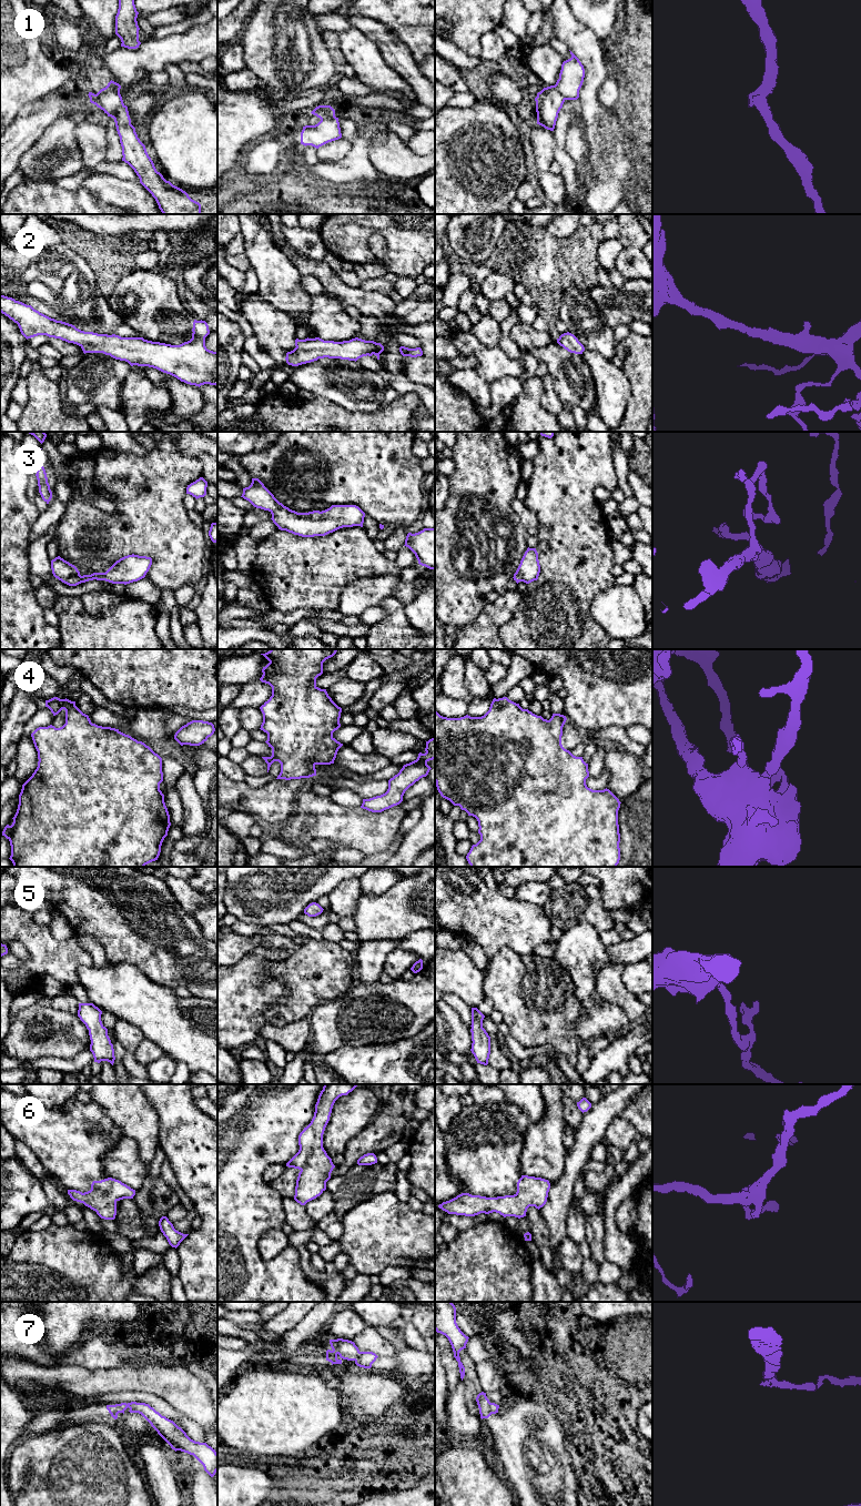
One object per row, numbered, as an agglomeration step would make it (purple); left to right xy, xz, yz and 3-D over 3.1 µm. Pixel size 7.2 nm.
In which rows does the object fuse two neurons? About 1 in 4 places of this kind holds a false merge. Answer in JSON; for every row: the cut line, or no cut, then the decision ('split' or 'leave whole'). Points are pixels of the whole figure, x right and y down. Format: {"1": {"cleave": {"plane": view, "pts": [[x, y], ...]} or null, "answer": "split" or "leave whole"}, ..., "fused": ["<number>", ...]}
{"1": {"cleave": {"plane": "xz", "pts": [[335, 117], [321, 120]]}, "answer": "split"}, "2": {"cleave": null, "answer": "leave whole"}, "3": {"cleave": null, "answer": "leave whole"}, "4": {"cleave": null, "answer": "leave whole"}, "5": {"cleave": null, "answer": "leave whole"}, "6": {"cleave": null, "answer": "leave whole"}, "7": {"cleave": null, "answer": "leave whole"}, "fused": ["1"]}

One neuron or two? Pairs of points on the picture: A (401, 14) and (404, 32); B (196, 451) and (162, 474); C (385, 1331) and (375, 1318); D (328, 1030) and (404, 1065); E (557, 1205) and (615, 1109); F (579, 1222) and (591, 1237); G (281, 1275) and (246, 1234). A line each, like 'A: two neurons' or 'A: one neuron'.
A: two neurons
B: two neurons
C: two neurons
D: two neurons
E: one neuron
F: two neurons
G: one neuron

